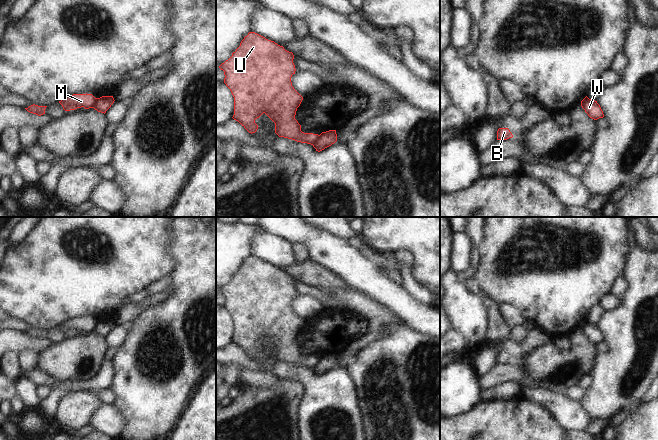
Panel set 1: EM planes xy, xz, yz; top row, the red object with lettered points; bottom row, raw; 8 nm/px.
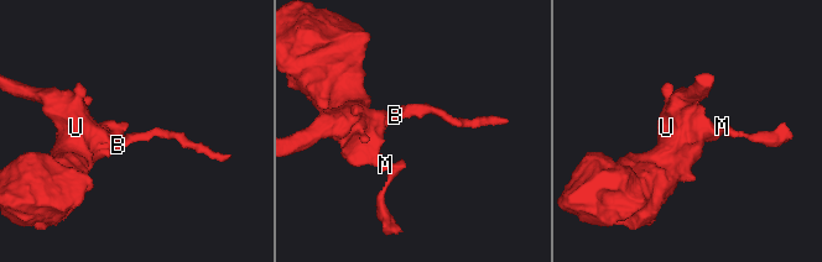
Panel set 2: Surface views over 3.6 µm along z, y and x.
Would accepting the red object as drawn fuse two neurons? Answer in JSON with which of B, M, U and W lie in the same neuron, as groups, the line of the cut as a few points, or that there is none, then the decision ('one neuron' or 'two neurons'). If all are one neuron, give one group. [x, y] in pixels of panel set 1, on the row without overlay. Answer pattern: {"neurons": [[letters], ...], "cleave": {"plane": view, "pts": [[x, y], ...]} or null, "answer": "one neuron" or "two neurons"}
{"neurons": [["B", "M", "U"], ["W"]], "cleave": {"plane": "xz", "pts": [[319, 359], [313, 369]]}, "answer": "two neurons"}

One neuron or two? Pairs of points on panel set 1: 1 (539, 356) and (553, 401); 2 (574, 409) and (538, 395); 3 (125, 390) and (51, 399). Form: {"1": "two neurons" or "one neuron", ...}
{"1": "two neurons", "2": "one neuron", "3": "two neurons"}

